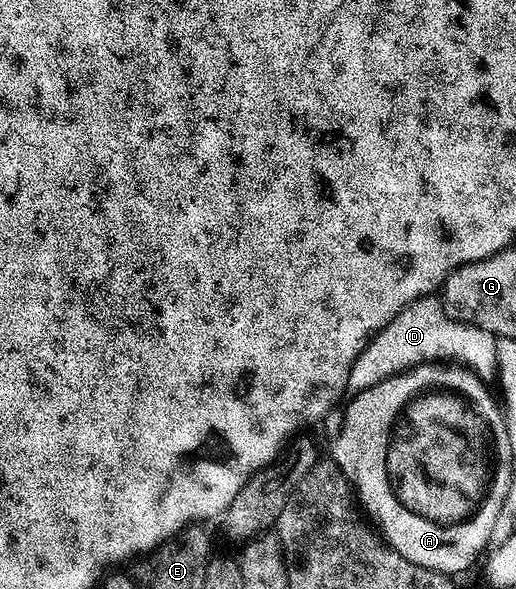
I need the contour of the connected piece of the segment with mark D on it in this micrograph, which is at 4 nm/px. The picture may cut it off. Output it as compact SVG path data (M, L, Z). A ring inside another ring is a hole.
M438 297L419 298L406 306L385 328L375 333L370 344L351 366L347 389L351 392L368 390L391 378L403 374L414 366L422 366L434 360L452 360L473 371L478 378L494 379L497 374L496 337L480 326L472 326L466 320L452 318Z

